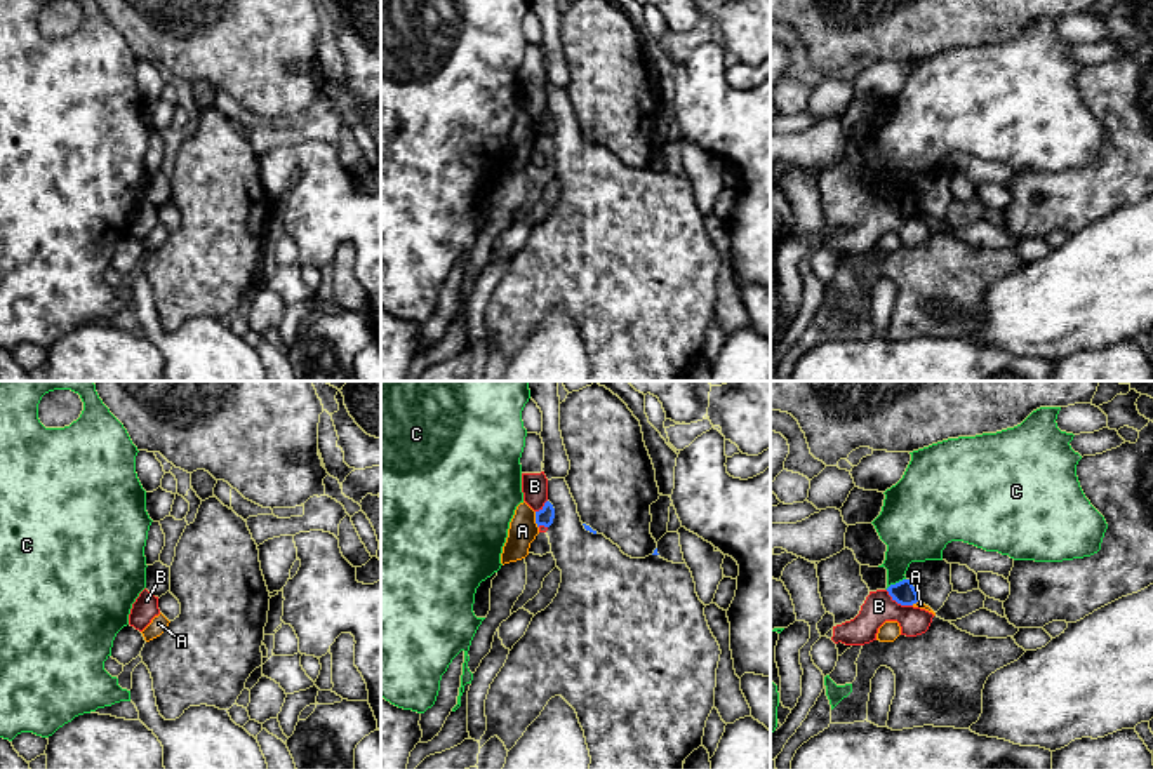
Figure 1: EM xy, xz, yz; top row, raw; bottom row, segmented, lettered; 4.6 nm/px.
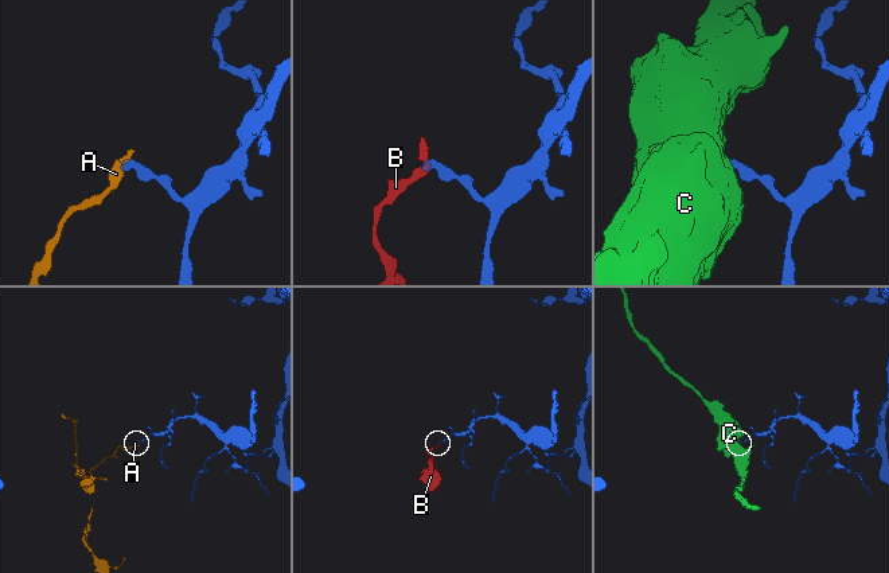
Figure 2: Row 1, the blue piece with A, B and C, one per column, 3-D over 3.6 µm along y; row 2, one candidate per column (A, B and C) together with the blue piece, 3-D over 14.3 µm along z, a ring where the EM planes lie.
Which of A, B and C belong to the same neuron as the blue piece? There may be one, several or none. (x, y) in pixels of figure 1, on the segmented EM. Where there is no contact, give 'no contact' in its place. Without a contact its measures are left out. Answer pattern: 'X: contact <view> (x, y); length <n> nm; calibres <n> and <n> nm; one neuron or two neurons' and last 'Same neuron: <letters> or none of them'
A: contact xz (536, 521); length 80 nm; calibres 80 and 130 nm; two neurons
B: contact yz (899, 602); length 150 nm; calibres 110 and 140 nm; two neurons
C: contact yz (896, 583); length 110 nm; calibres 110 and 280 nm; two neurons
Same neuron: none of them

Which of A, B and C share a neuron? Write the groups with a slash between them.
A / B / C

